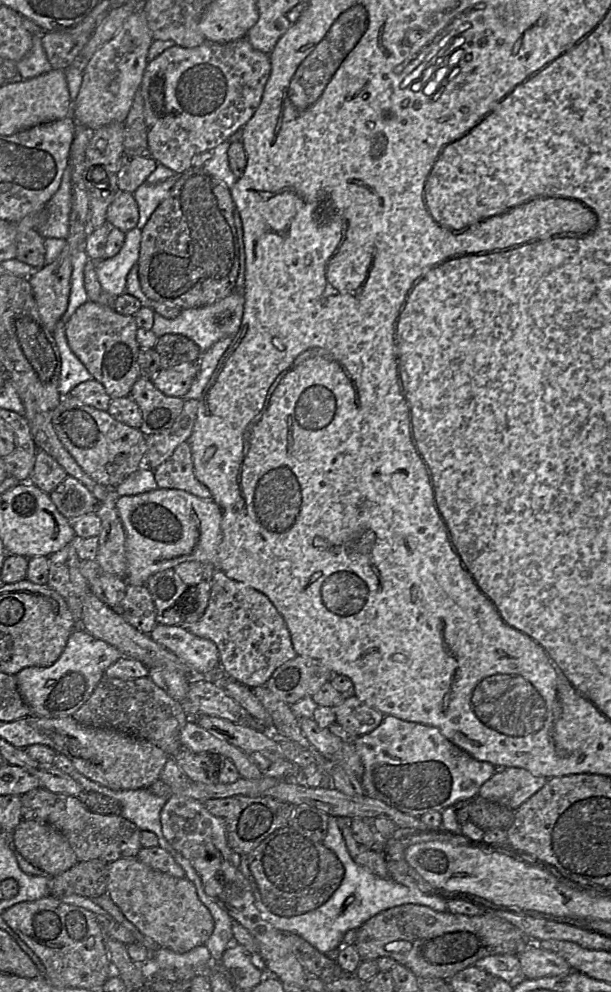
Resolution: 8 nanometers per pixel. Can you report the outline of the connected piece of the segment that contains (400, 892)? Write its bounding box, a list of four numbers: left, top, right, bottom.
[239,817,454,953]

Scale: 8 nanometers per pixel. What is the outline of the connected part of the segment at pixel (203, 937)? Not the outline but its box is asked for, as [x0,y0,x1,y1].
[106,857,214,953]

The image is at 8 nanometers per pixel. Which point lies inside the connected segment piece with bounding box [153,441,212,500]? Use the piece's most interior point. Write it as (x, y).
(177, 472)

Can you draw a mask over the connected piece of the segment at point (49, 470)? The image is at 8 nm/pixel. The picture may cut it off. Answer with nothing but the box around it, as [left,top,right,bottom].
[28,449,67,494]

